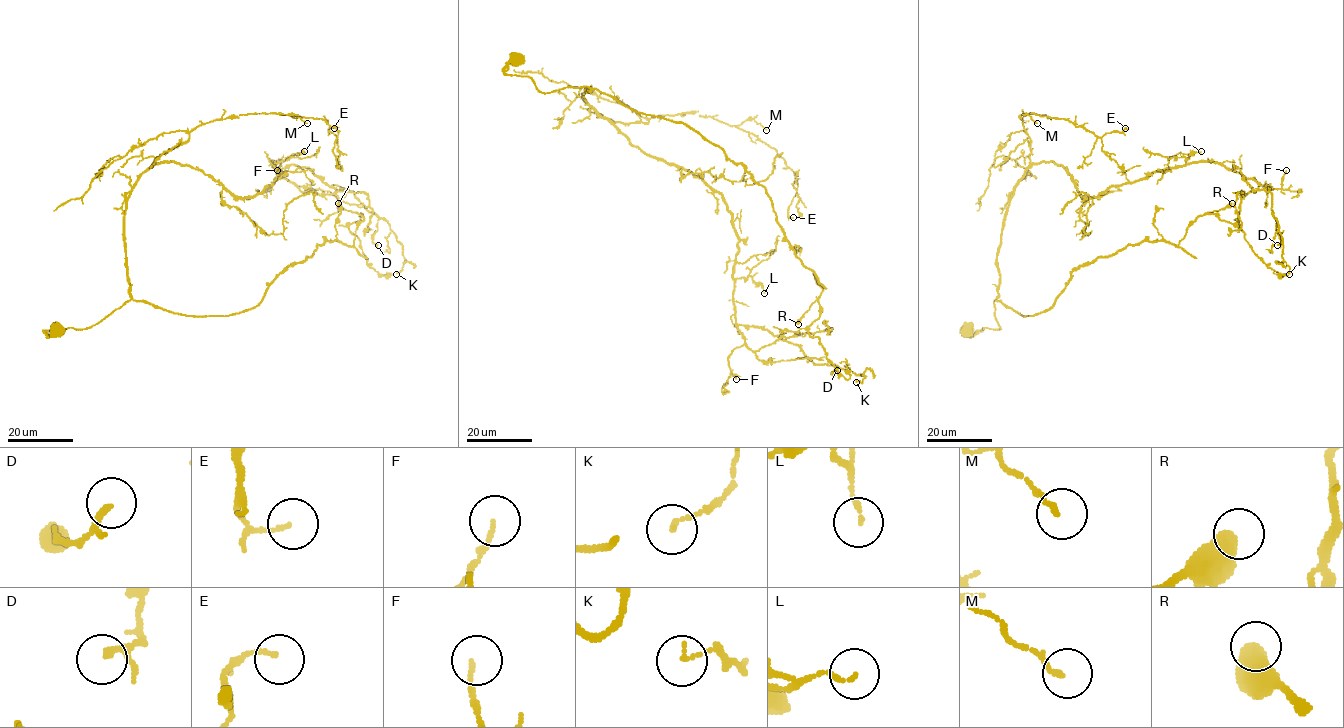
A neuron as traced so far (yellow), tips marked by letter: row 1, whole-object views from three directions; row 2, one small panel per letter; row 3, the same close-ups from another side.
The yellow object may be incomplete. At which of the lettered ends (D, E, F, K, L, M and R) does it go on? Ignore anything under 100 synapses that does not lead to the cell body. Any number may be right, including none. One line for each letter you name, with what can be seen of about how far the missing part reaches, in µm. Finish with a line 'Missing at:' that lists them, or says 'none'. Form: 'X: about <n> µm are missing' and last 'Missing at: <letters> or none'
Missing at: none

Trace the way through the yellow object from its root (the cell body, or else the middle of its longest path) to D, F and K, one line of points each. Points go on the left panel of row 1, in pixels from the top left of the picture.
D: (52, 331), (131, 298), (125, 207), (163, 162), (242, 197), (273, 162), (308, 167), (378, 218), (378, 245)
F: (52, 331), (131, 298), (124, 216), (154, 164), (242, 197), (277, 170)
K: (52, 331), (131, 298), (125, 207), (163, 162), (242, 197), (273, 162), (308, 167), (387, 222), (396, 274)

